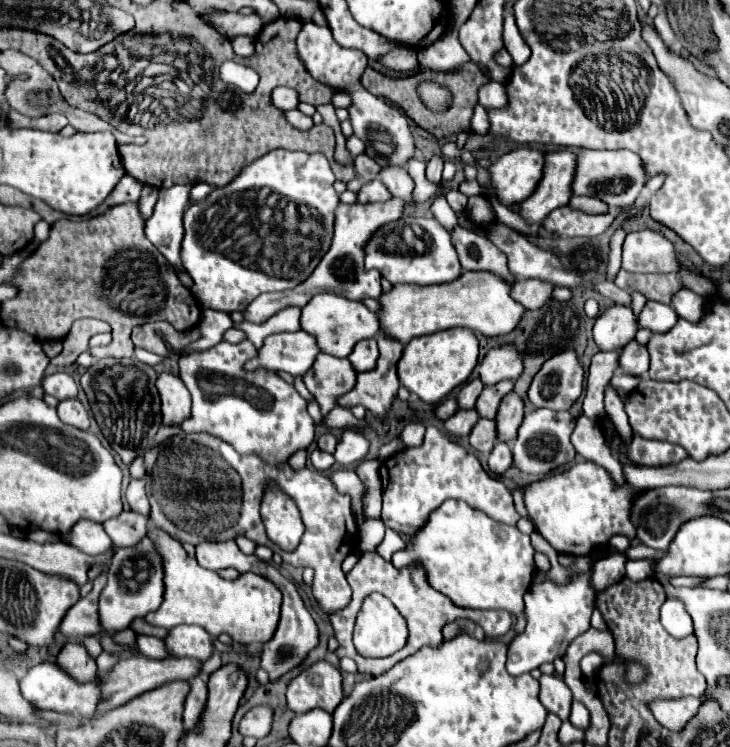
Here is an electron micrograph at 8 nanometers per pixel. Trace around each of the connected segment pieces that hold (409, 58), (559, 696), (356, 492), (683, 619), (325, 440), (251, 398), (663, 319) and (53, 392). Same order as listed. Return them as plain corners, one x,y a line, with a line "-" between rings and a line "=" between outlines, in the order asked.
404,48
404,50
390,52
390,54
386,54
380,62
382,62
384,66
392,68
392,70
402,70
402,72
412,72
412,70
416,70
416,66
418,66
416,50
414,50
414,48
=
544,674
540,678
540,702
546,706
548,712
556,714
560,720
568,720
572,692
562,678
=
338,470
332,474
332,482
342,494
348,494
352,498
352,512
356,516
356,522
364,522
364,510
362,510
362,500
366,494
366,486
360,480
360,476
354,470
=
672,600
672,602
666,602
662,606
662,626
676,638
686,638
694,632
692,628
692,618
688,616
684,604
680,604
680,600
=
326,432
326,434
322,434
320,438
318,438
318,448
320,450
326,450
326,452
334,452
336,450
336,444
338,444
338,440
336,440
336,436
332,434
332,432
=
244,340
240,344
220,342
204,352
190,352
180,358
180,378
192,394
192,414
182,422
182,430
208,432
232,444
240,454
256,452
266,462
284,462
294,450
312,444
316,424
306,410
306,400
282,376
278,376
276,372
244,372
244,364
252,360
256,352
258,350
254,348
254,344
250,340
=
648,300
640,312
638,324
642,328
650,328
652,332
668,332
668,328
672,328
676,320
678,320
676,310
670,304
=
56,372
56,374
50,374
42,380
42,388
46,394
58,398
58,400
66,400
66,398
76,398
76,382
70,374
66,372

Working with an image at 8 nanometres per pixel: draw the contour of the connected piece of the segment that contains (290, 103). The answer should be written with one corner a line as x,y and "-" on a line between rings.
280,86
272,92
272,104
282,108
282,110
292,110
292,108
298,108
300,98
298,98
298,92
294,88

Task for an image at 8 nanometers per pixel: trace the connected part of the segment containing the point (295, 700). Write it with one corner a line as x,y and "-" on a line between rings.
326,660
314,662
306,670
302,670
288,684
288,706
296,712
310,712
314,708
322,708
326,712
334,712
334,708
342,702
342,672

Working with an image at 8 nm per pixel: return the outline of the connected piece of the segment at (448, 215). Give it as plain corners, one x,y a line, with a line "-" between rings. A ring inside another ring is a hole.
444,192
442,194
438,194
434,200
432,200
432,204
430,204
430,210
432,210
432,214
442,222
442,226
446,228
446,230
452,230
454,226
456,226
456,222
458,222
458,218
456,218
456,214
454,214
454,210
450,208
450,204
446,202
446,196
444,196

